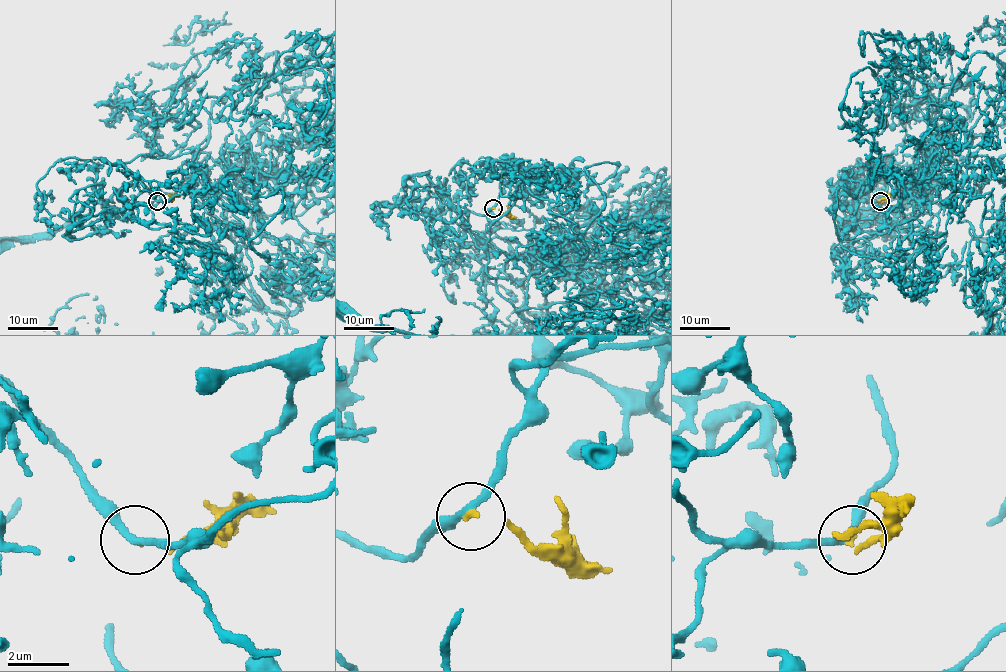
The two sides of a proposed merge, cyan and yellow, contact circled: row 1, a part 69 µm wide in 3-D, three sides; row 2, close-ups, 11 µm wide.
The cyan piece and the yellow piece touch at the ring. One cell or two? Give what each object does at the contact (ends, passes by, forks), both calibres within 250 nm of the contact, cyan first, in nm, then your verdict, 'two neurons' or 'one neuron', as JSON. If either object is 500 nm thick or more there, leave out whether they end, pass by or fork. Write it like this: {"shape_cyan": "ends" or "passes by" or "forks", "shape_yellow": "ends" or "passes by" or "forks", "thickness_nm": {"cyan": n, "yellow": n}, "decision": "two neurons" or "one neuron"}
{"shape_cyan": "passes by", "shape_yellow": "ends", "thickness_nm": {"cyan": 240, "yellow": 150}, "decision": "two neurons"}

